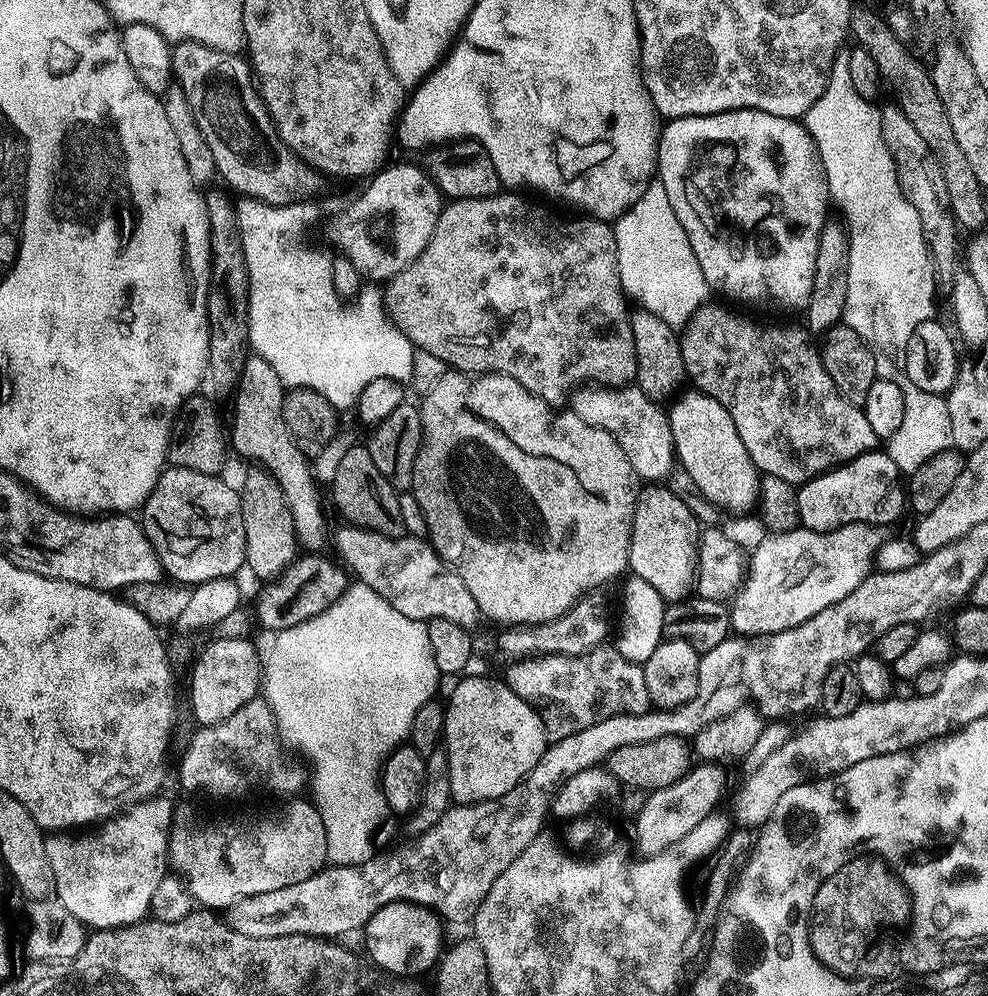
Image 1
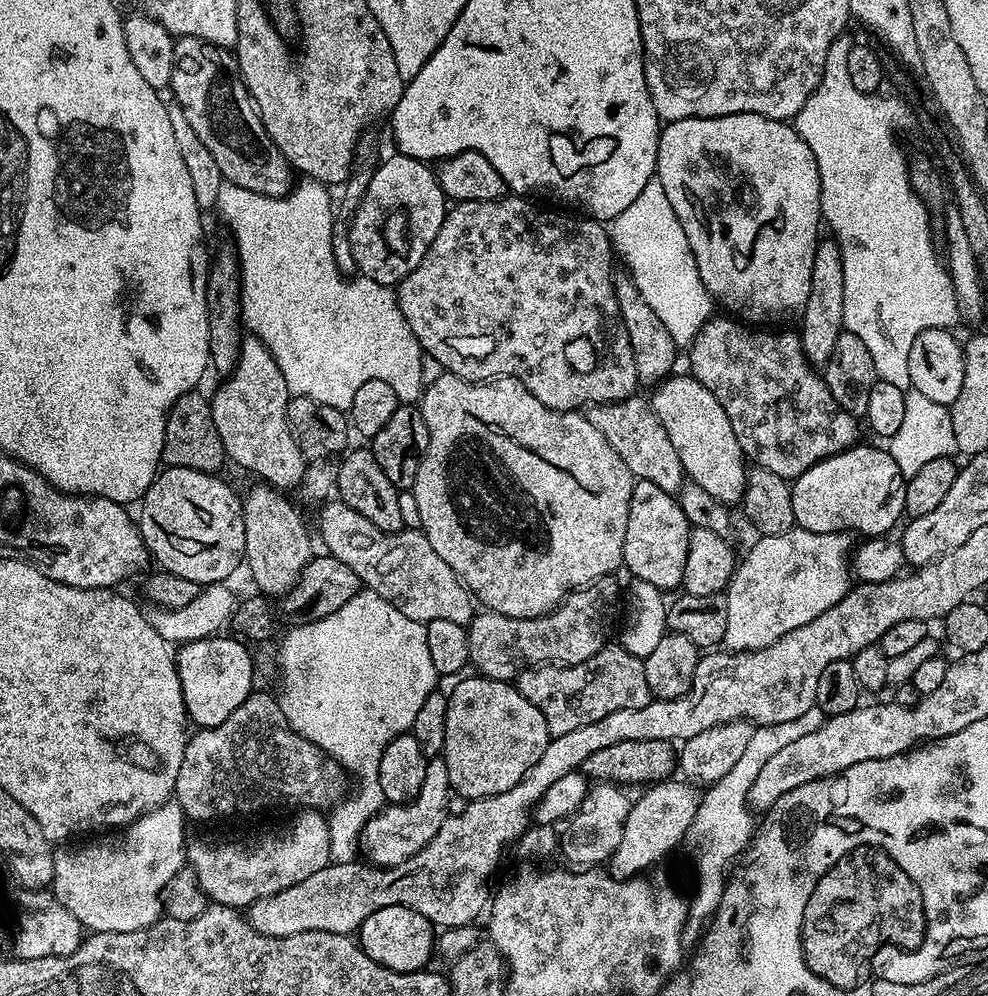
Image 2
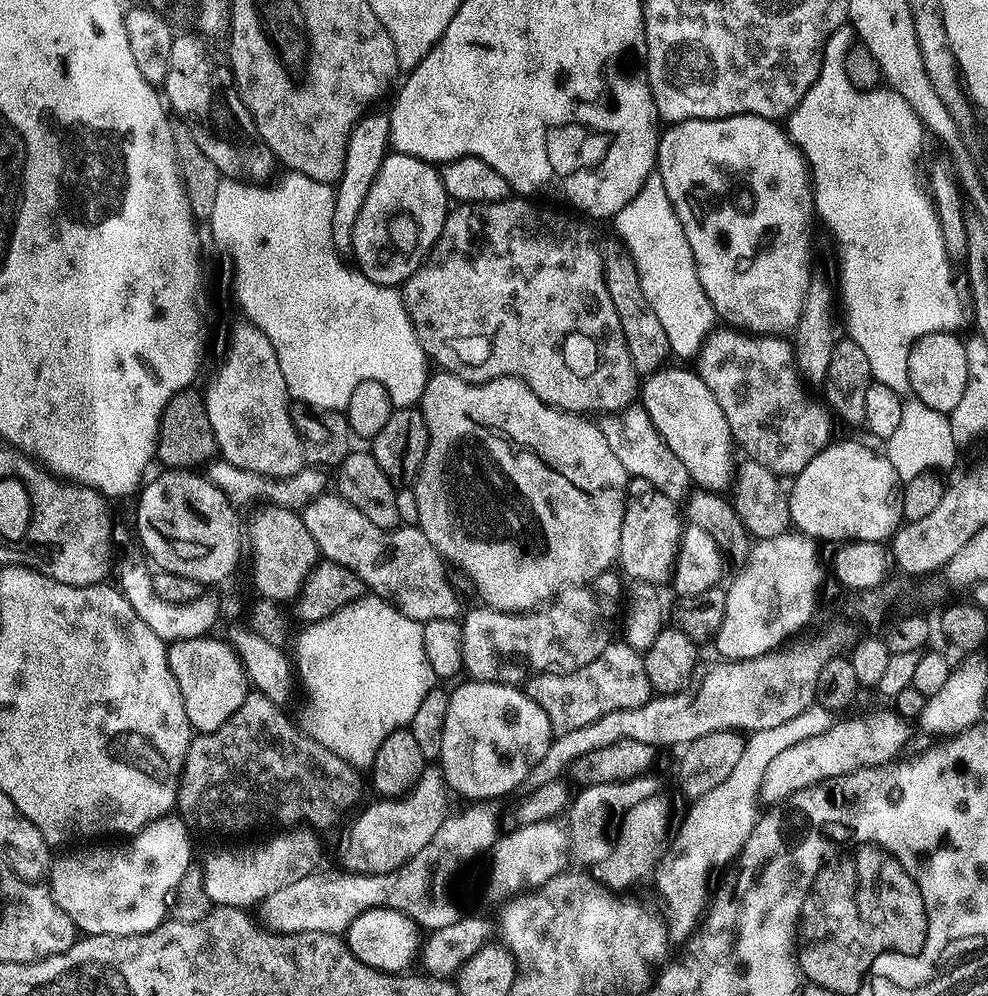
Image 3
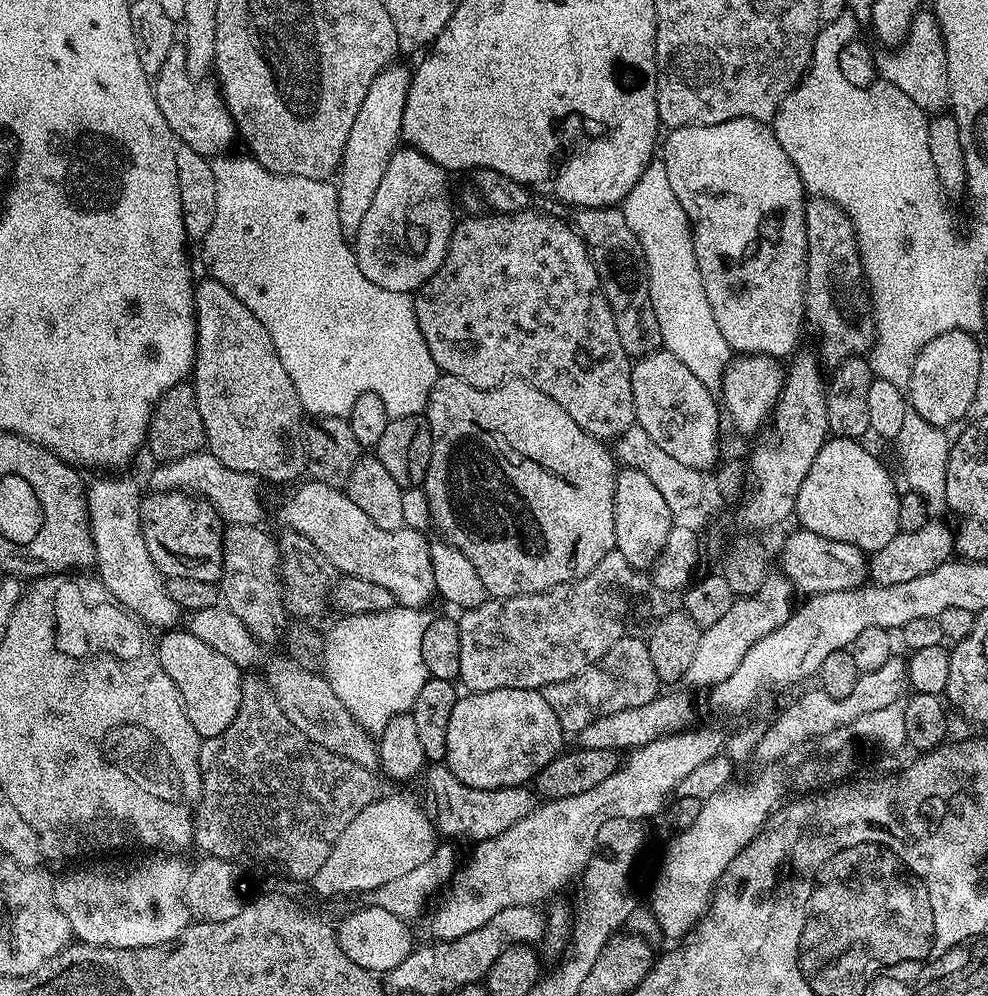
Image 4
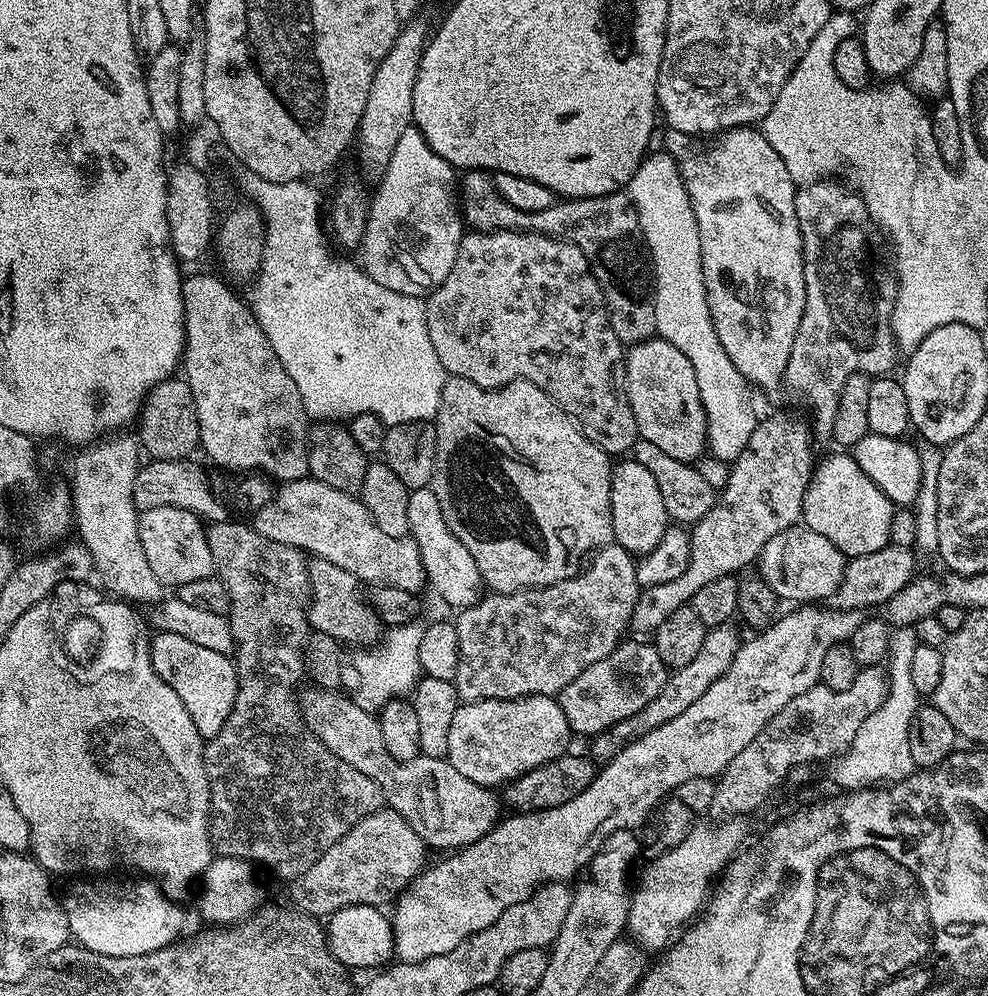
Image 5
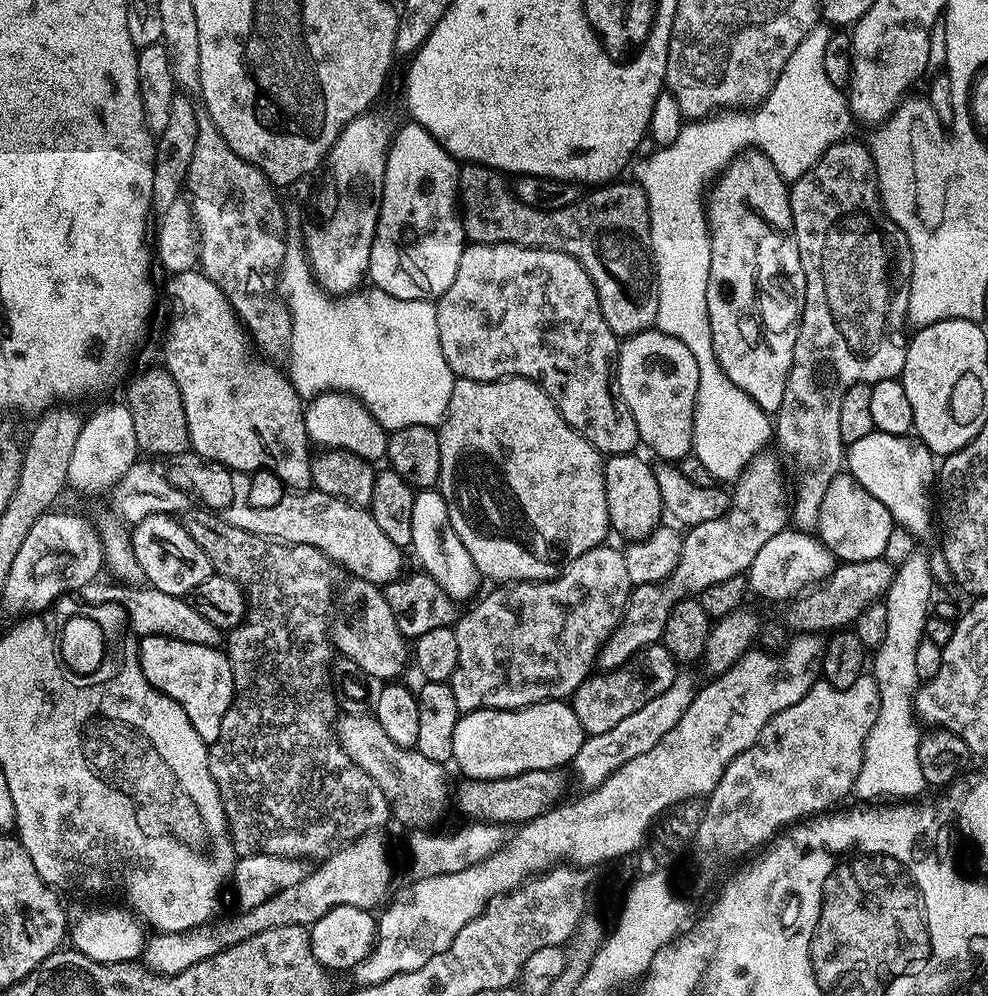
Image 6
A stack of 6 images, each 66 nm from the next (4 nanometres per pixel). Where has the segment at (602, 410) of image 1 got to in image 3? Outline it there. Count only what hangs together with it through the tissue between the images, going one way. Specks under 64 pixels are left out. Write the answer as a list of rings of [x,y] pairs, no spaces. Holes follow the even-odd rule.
[[[633,406],[624,409],[623,412],[607,415],[599,421],[600,429],[604,432],[606,442],[610,442],[610,450],[614,450],[618,462],[627,470],[629,477],[646,478],[666,498],[677,502],[687,501],[690,495],[690,489],[693,487],[690,474],[686,466],[682,466],[682,461],[666,446],[662,434],[654,430],[654,424],[650,422],[650,416],[646,414],[643,406]]]

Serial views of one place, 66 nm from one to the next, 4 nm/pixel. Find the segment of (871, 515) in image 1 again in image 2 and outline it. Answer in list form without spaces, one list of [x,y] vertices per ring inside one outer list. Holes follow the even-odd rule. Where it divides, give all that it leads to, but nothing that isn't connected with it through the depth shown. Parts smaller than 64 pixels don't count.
[[[864,442],[857,443],[844,452],[835,452],[825,460],[819,460],[810,470],[796,477],[792,484],[796,527],[818,534],[830,534],[831,532],[857,534],[856,532],[861,532],[861,537],[864,538],[883,537],[883,532],[890,531],[899,522],[900,516],[905,515],[905,483],[906,478],[900,473],[894,458],[887,450],[883,447],[867,448]]]

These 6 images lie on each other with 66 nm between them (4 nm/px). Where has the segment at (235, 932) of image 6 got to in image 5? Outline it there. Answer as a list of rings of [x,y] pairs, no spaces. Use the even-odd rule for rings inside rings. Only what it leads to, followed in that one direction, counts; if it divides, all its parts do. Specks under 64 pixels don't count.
[[[379,808],[356,823],[318,862],[290,885],[291,905],[317,918],[326,918],[350,905],[391,903],[427,867],[428,847],[400,814]]]

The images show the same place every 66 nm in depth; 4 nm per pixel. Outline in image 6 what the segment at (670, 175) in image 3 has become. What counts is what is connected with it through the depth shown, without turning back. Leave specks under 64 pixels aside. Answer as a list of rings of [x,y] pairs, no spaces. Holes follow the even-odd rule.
[[[744,150],[719,173],[711,188],[712,193],[706,196],[706,215],[712,234],[706,310],[710,314],[714,354],[726,378],[750,394],[763,412],[774,414],[782,406],[782,394],[786,394],[786,378],[794,358],[796,325],[800,322],[806,294],[806,278],[802,274],[798,242],[792,229],[789,185],[780,177],[770,157],[759,150]]]

